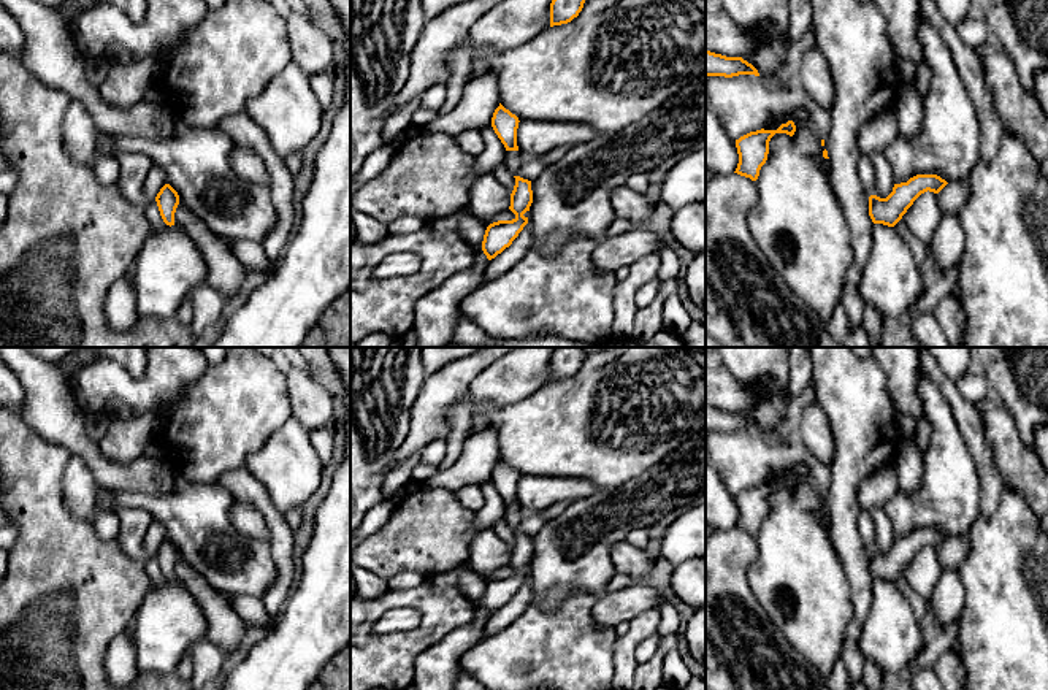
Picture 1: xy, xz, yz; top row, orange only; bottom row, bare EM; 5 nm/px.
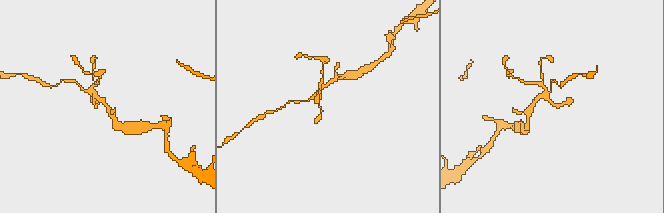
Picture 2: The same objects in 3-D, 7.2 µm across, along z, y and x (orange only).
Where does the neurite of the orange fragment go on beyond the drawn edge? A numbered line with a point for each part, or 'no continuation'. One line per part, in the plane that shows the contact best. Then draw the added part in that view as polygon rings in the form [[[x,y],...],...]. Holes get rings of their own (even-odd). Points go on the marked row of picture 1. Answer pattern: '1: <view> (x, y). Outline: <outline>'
no continuation

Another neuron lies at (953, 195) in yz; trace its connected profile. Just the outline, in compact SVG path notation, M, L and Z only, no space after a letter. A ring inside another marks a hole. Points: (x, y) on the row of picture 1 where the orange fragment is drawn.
M969 178L958 182L948 182L939 194L935 194L943 216L958 213L958 209L967 201L969 195Z

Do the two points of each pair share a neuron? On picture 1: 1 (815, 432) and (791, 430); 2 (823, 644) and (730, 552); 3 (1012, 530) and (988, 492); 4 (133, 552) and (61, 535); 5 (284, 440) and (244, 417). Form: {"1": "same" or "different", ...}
{"1": "different", "2": "different", "3": "different", "4": "different", "5": "different"}

